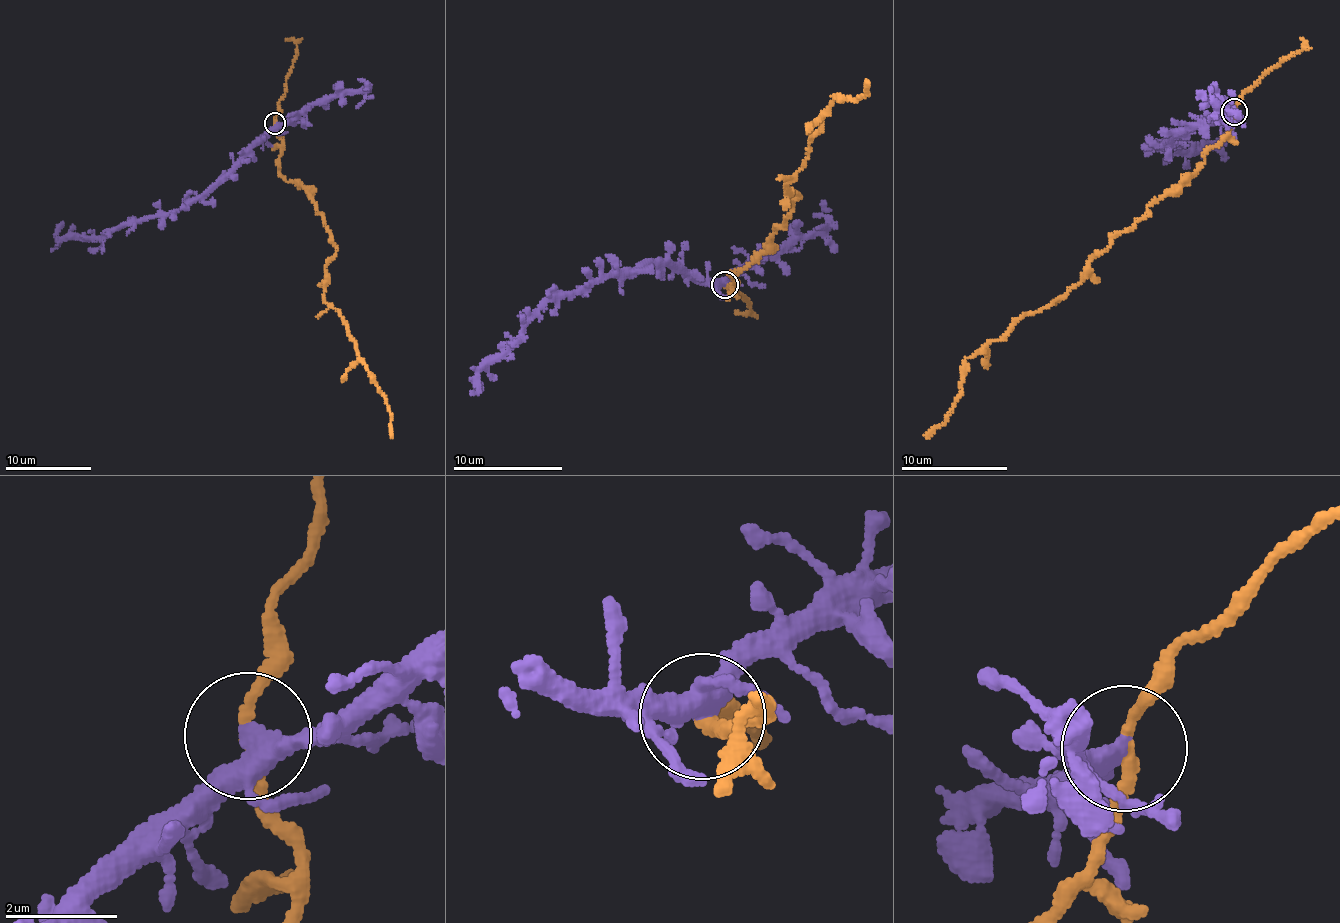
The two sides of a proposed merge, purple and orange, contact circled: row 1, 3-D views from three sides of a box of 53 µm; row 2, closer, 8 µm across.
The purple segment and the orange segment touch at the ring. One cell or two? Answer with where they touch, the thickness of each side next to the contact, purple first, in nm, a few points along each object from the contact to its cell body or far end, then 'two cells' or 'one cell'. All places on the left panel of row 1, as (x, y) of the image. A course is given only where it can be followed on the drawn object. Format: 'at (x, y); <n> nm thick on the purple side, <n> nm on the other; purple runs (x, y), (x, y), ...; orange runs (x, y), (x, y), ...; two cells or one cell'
at (275, 123); 320 nm thick on the purple side, 200 nm on the other; purple runs (274, 124), (248, 144), (228, 174), (169, 211), (128, 220), (97, 238), (61, 238), (57, 230), (62, 221); orange runs (274, 124), (280, 173), (307, 193), (335, 248), (325, 301), (341, 315), (389, 410), (391, 437); two cells

